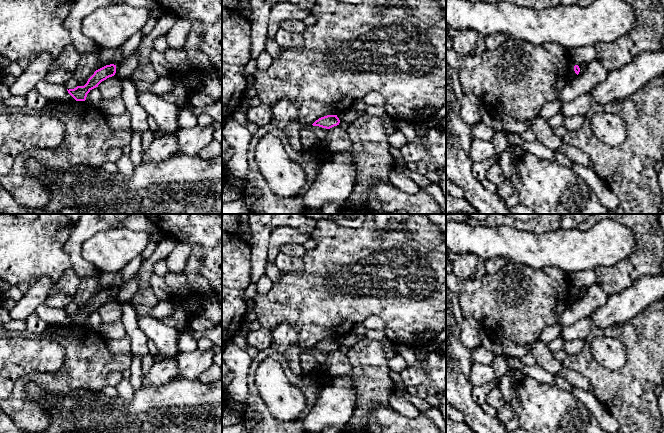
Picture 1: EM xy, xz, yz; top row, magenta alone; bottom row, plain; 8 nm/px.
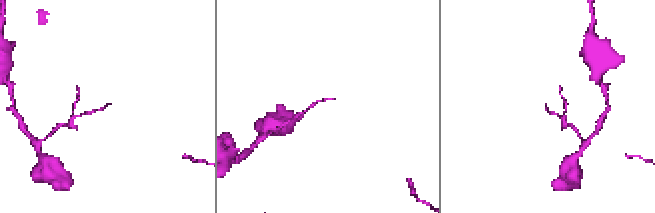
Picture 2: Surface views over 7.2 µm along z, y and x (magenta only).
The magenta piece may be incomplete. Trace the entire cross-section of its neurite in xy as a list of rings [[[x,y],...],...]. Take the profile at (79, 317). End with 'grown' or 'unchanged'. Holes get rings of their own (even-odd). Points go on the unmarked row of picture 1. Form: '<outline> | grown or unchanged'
[[[106,289],[96,294],[84,310],[77,310],[74,313],[67,313],[67,315],[76,325],[85,325],[87,318],[92,313],[98,311],[98,309],[107,302],[114,300],[115,297],[116,289]]] | unchanged

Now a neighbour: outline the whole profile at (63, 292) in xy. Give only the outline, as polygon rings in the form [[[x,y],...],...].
[[[73,268],[68,269],[50,290],[45,304],[52,308],[65,309],[74,301],[79,284],[78,274]]]

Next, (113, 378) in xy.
[[[112,371],[107,375],[107,384],[113,387],[117,387],[123,378],[124,378],[123,373]]]

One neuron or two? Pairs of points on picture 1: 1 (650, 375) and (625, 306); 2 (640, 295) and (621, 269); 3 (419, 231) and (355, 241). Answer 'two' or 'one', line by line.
1: two
2: two
3: one

